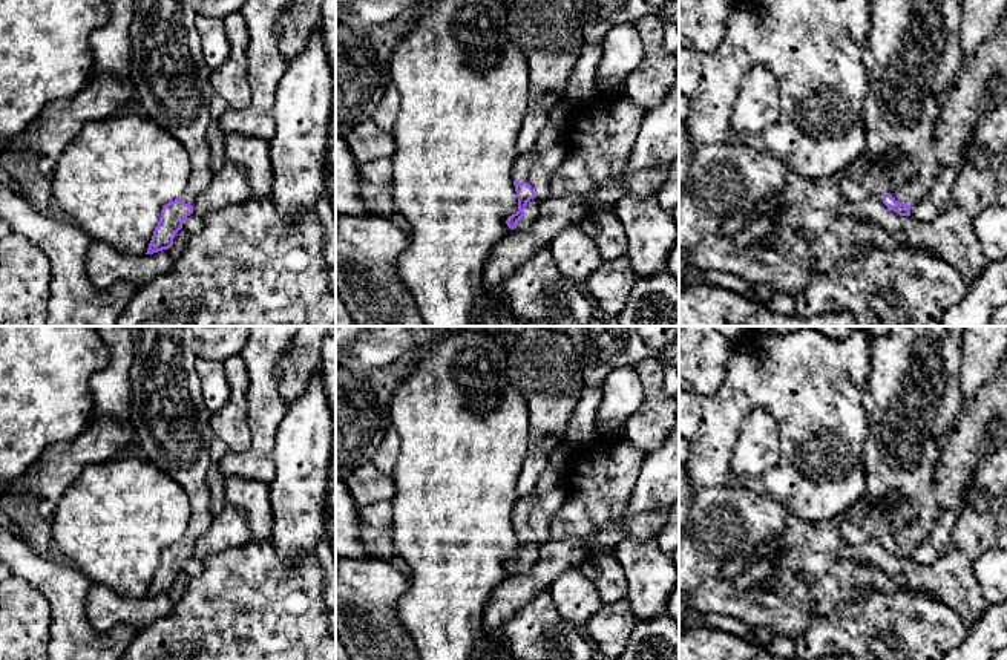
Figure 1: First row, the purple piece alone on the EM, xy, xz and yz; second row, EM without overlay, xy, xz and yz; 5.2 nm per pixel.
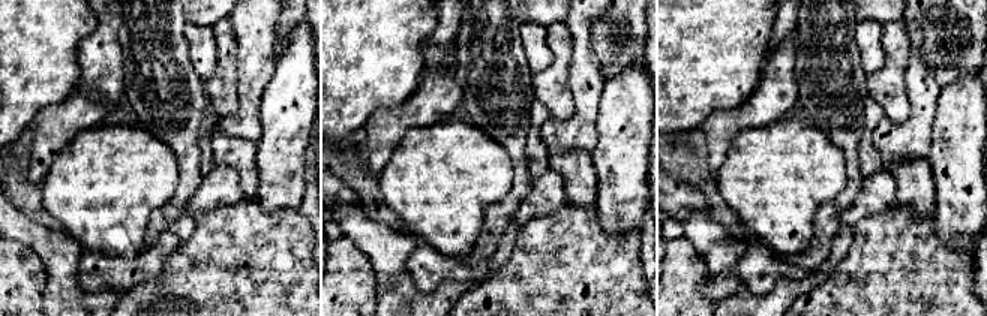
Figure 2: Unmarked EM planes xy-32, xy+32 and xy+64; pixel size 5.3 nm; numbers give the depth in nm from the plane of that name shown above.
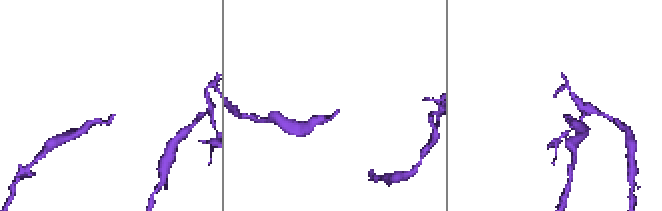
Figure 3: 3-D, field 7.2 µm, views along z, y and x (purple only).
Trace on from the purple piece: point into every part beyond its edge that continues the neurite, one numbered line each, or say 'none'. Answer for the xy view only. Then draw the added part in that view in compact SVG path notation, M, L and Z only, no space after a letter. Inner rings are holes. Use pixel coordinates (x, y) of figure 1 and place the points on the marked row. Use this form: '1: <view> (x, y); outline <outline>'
1: xy (172, 81); outline M133 0L130 23L130 81L135 84L135 100L143 106L147 118L173 135L189 153L193 172L181 199L190 205L213 175L208 167L210 149L205 132L213 121L210 101L216 95L212 84L212 67L201 51L196 18L195 0Z

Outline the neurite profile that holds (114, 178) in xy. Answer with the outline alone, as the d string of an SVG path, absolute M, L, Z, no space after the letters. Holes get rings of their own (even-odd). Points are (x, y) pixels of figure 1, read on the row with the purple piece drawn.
M110 116L86 124L52 175L54 202L92 240L144 256L161 210L182 196L189 153L149 118Z

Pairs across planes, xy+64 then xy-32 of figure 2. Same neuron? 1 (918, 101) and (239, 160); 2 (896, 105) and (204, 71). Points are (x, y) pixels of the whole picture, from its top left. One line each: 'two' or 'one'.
1: two
2: two

